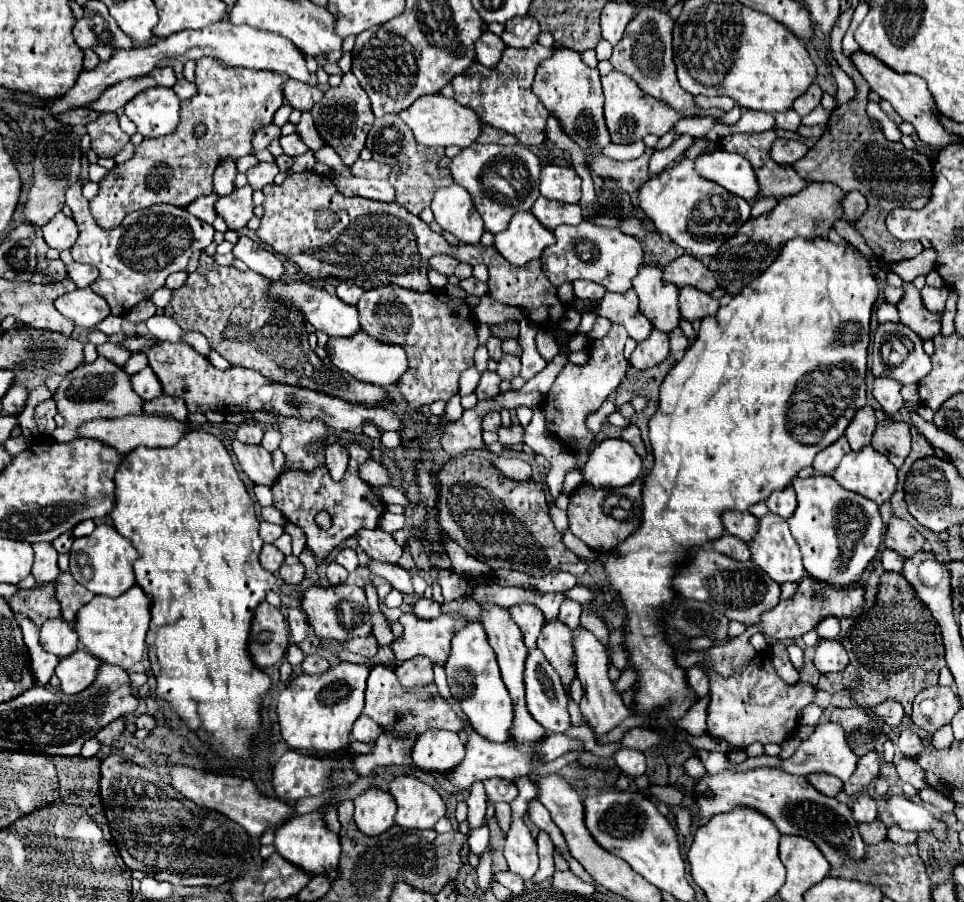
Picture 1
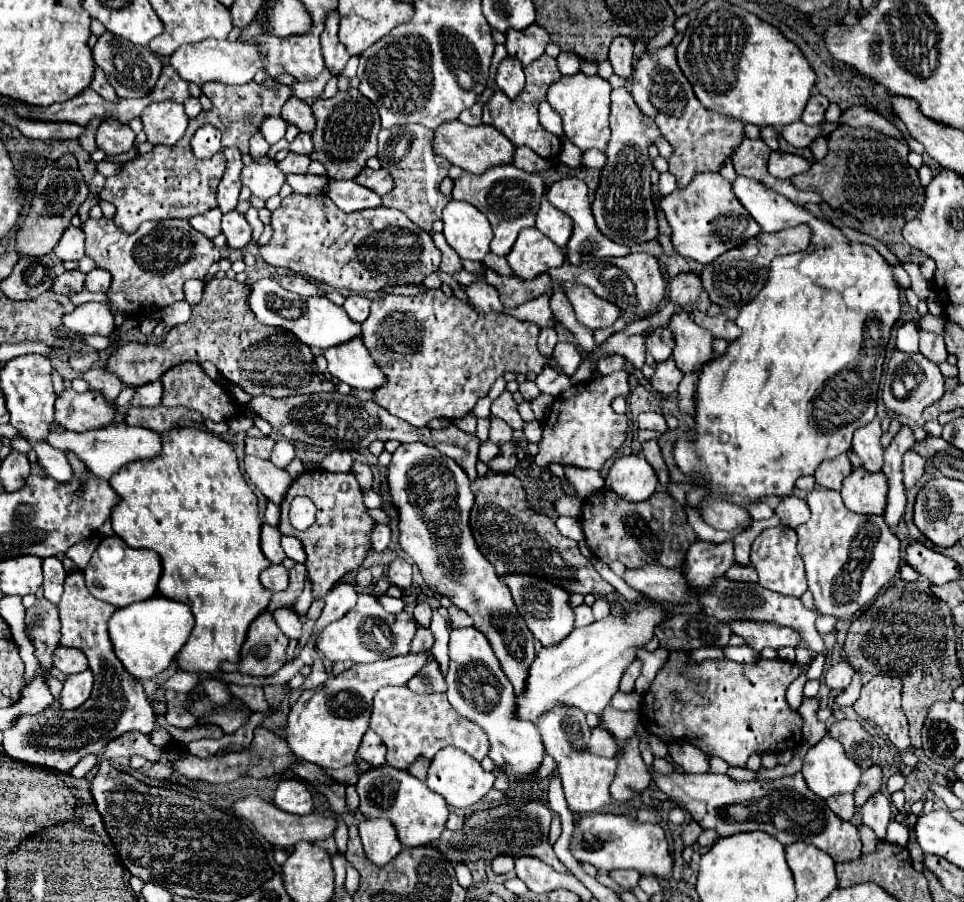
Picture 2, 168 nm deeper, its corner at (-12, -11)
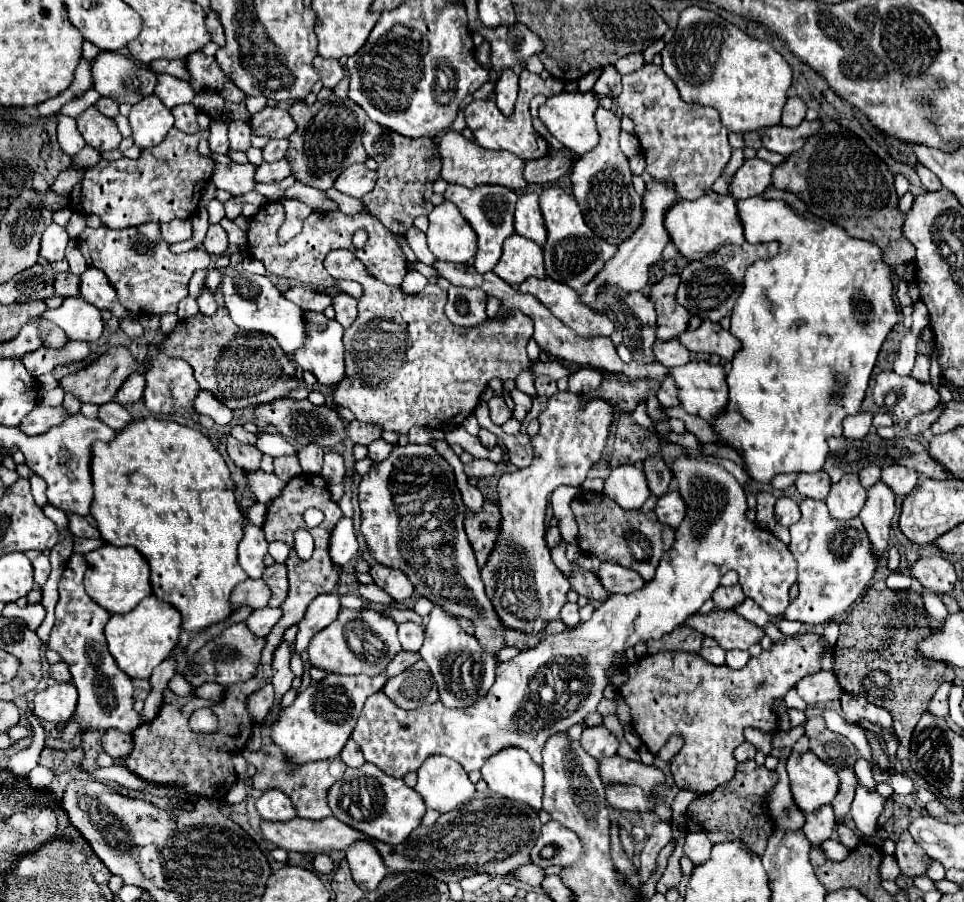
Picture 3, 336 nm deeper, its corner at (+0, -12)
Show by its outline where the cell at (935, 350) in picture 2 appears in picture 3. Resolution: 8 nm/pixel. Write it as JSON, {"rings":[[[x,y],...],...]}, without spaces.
{"rings":[[[917,354],[915,368],[913,368],[911,376],[917,378],[917,380],[921,380],[921,382],[929,380],[929,356],[927,354]]]}

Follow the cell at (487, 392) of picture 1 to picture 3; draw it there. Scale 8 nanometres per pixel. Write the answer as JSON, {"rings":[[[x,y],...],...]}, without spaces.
{"rings":[[[493,396],[489,402],[489,414],[491,414],[491,420],[497,424],[497,426],[503,426],[509,418],[511,418],[511,410],[507,408],[505,400],[501,396]]]}

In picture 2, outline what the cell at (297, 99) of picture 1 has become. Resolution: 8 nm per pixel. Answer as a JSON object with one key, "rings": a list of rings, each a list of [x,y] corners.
{"rings":[[[289,97],[289,101],[283,105],[281,115],[283,121],[287,121],[289,125],[295,125],[301,133],[311,133],[311,129],[315,127],[315,117],[309,109],[309,103]]]}

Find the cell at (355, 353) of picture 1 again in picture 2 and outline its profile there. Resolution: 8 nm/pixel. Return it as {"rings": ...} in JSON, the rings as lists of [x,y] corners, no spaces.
{"rings":[[[361,337],[345,341],[345,345],[329,347],[323,357],[327,359],[327,371],[353,389],[373,391],[385,383],[385,375],[371,359]]]}

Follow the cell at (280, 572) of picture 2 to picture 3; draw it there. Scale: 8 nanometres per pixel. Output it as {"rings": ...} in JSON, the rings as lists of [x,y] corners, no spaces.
{"rings":[[[247,578],[245,582],[241,582],[241,586],[237,586],[231,594],[231,604],[235,608],[239,606],[251,606],[251,608],[265,608],[269,604],[271,598],[271,590],[265,584],[263,578]]]}

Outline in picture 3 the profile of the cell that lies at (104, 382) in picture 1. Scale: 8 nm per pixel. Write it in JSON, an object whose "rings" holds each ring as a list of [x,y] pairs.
{"rings":[[[39,404],[37,410],[31,410],[29,416],[25,416],[25,422],[21,422],[21,430],[25,430],[25,434],[45,434],[49,428],[53,426],[61,426],[65,422],[65,418],[69,416],[69,412],[61,406],[45,406]]]}

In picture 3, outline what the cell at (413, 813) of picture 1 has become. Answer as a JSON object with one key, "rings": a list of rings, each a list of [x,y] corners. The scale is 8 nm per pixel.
{"rings":[[[369,762],[359,768],[349,768],[345,778],[331,786],[327,802],[335,818],[385,844],[401,844],[417,826],[421,826],[421,818],[425,816],[425,800],[411,786],[399,778],[385,776],[385,772]]]}

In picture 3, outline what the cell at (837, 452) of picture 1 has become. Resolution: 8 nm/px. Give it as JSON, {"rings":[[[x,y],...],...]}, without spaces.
{"rings":[[[819,470],[815,474],[799,474],[795,488],[797,488],[797,492],[801,492],[807,498],[825,500],[825,496],[831,490],[831,478],[825,470]]]}

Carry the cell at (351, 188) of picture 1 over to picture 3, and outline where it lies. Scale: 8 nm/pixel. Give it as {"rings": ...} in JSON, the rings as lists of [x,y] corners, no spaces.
{"rings":[[[297,182],[295,186],[287,188],[283,198],[297,198],[297,200],[305,202],[307,206],[311,206],[313,210],[321,210],[321,212],[335,212],[339,208],[339,204],[335,200],[331,200],[325,192],[305,186],[303,182]]]}

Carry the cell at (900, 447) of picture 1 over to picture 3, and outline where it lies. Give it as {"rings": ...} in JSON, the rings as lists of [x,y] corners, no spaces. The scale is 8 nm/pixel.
{"rings":[[[885,466],[881,480],[899,496],[907,496],[917,486],[917,472],[905,466]]]}

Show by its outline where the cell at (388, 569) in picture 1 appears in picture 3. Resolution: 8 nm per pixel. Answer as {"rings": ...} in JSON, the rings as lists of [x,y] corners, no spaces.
{"rings":[[[415,622],[399,624],[399,640],[403,644],[403,650],[419,652],[421,642],[423,642],[423,626],[419,626]]]}

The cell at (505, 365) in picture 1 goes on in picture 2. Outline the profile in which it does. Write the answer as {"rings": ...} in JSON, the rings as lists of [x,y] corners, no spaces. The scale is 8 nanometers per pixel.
{"rings":[[[525,381],[525,383],[521,383],[521,385],[519,385],[519,391],[521,391],[521,395],[523,395],[525,401],[533,401],[533,399],[539,395],[539,389],[537,389],[535,381]]]}

